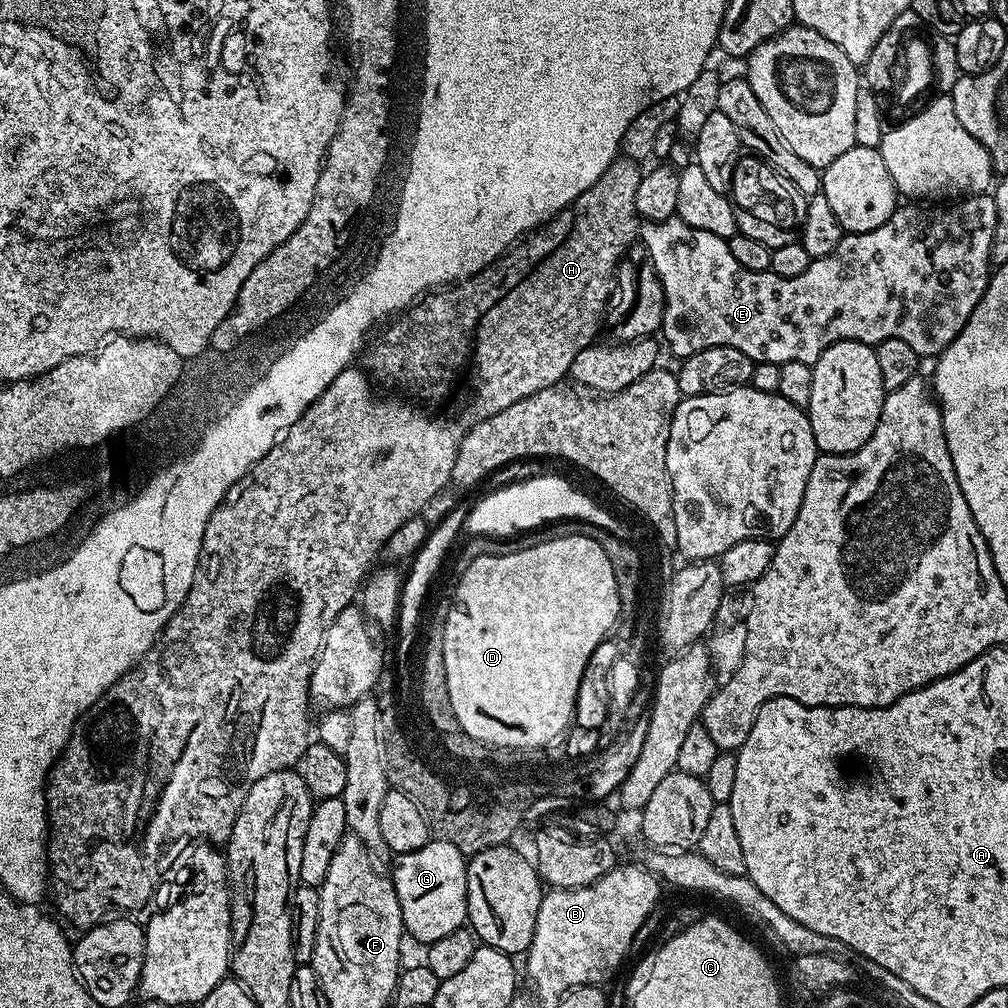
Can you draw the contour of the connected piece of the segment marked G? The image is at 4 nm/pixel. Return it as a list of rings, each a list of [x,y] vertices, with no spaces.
[[[432,838],[418,850],[399,853],[395,860],[390,879],[402,910],[404,931],[411,939],[413,936],[421,946],[427,946],[465,927],[468,919],[468,866],[466,856],[458,846]]]

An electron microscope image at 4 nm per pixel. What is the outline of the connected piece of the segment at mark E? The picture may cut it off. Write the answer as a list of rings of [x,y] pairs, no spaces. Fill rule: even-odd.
[[[981,194],[978,196],[970,196],[967,198],[957,199],[949,208],[940,208],[944,206],[921,206],[916,202],[908,202],[905,206],[897,207],[896,211],[892,213],[892,216],[886,222],[882,222],[882,226],[878,226],[878,230],[870,230],[869,232],[853,232],[851,234],[841,235],[838,246],[834,246],[834,250],[830,250],[830,254],[825,256],[818,256],[809,259],[806,270],[802,270],[802,274],[794,274],[792,278],[786,278],[785,276],[779,276],[773,272],[755,272],[754,270],[746,270],[742,266],[738,266],[737,260],[734,258],[734,254],[730,254],[730,246],[728,245],[727,239],[725,237],[719,236],[718,234],[710,234],[710,230],[700,230],[694,226],[690,226],[685,220],[681,220],[679,216],[673,215],[669,217],[668,220],[658,221],[656,223],[645,223],[643,227],[639,229],[638,236],[644,244],[648,247],[647,259],[650,261],[652,268],[658,274],[658,278],[662,282],[664,287],[664,323],[662,325],[662,337],[664,336],[663,343],[666,345],[668,343],[668,348],[670,351],[676,355],[676,358],[683,358],[686,356],[693,356],[698,354],[698,350],[706,350],[710,346],[734,346],[734,350],[742,350],[742,354],[746,354],[755,363],[758,364],[778,364],[782,365],[786,362],[806,362],[807,364],[813,365],[816,363],[816,359],[828,349],[832,344],[837,344],[843,340],[857,340],[863,344],[877,345],[881,344],[886,338],[902,338],[902,342],[909,344],[921,358],[935,358],[940,355],[941,352],[946,350],[946,346],[950,346],[950,342],[954,342],[956,335],[962,330],[962,326],[966,326],[966,322],[970,318],[970,314],[974,314],[974,306],[978,306],[978,302],[982,298],[982,294],[988,289],[988,282],[990,279],[990,265],[992,264],[992,243],[996,237],[996,198],[992,194]]]

